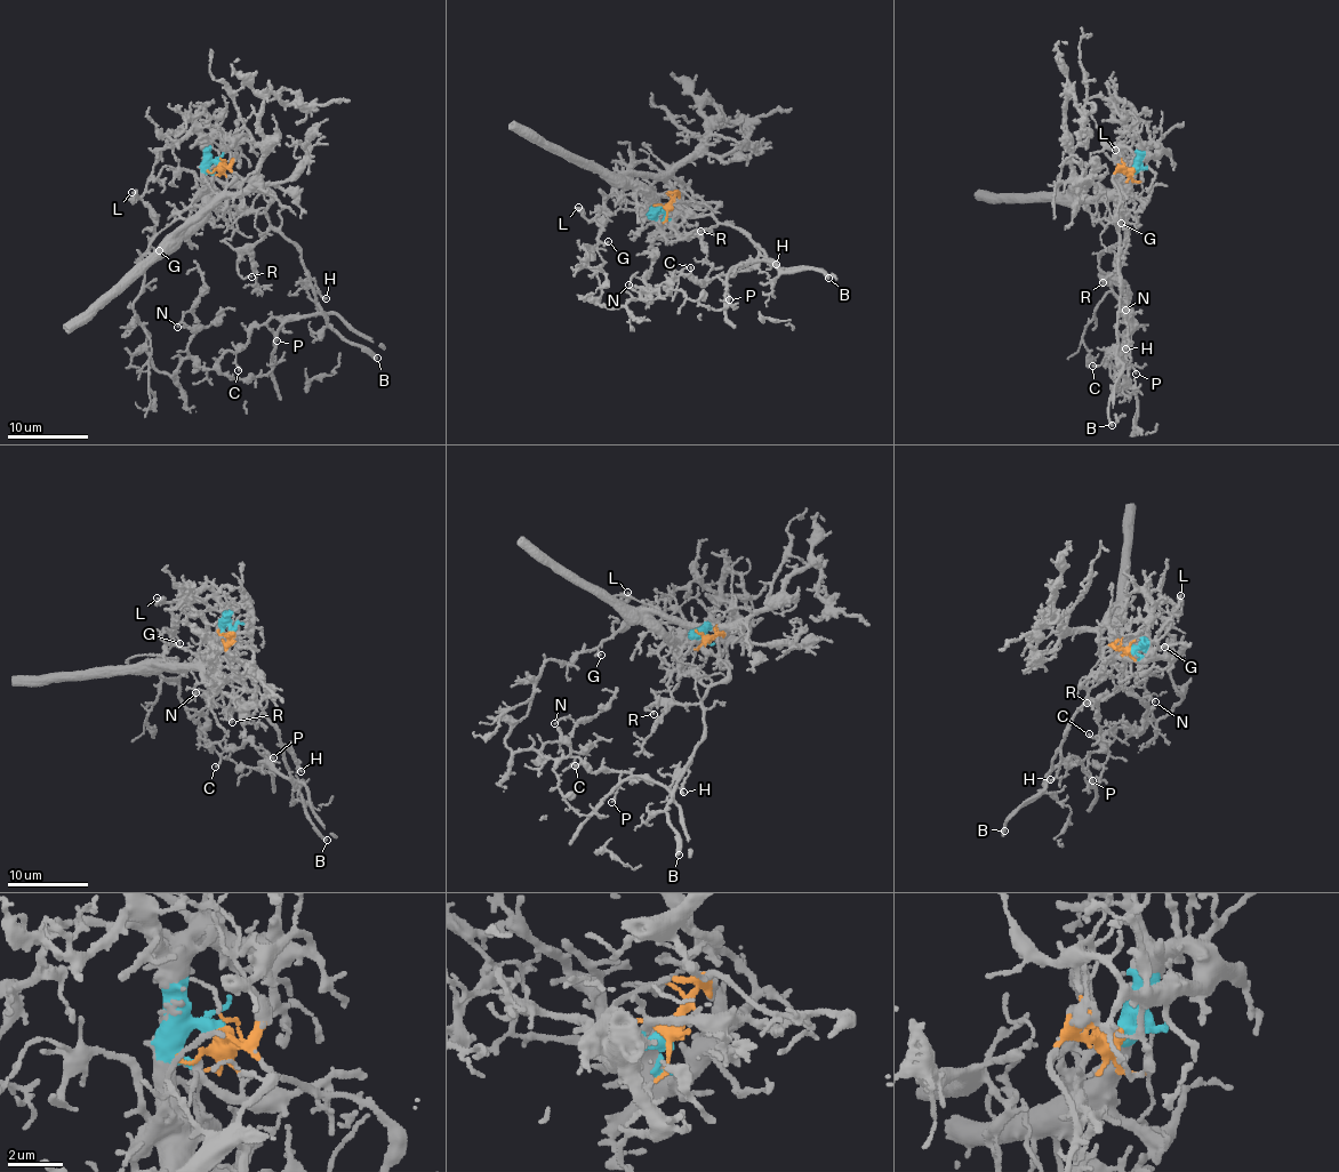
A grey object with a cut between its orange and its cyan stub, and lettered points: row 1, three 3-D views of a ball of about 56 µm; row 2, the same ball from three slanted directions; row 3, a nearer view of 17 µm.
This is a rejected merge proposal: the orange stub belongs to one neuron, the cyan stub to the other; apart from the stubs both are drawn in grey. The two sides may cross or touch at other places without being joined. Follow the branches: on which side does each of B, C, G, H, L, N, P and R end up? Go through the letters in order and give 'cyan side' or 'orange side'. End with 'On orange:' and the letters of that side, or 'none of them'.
B: orange side
C: orange side
G: orange side
H: orange side
L: orange side
N: orange side
P: orange side
R: orange side
On orange: B, C, G, H, L, N, P, R

